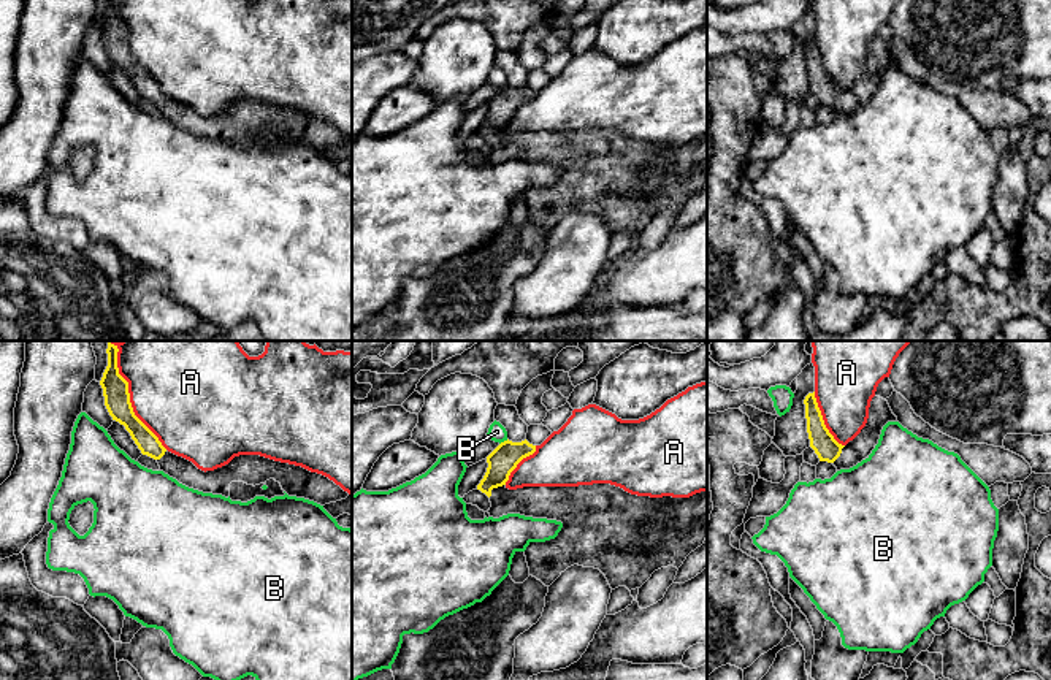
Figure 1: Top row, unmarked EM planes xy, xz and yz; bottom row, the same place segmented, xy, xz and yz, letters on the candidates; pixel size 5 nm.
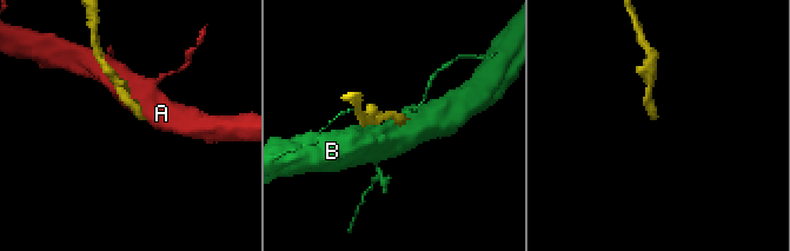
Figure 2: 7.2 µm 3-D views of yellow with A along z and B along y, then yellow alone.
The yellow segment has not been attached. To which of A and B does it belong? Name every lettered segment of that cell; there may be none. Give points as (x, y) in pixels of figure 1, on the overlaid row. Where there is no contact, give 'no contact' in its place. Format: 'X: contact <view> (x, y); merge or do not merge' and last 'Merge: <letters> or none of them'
A: contact xy (129, 395); do not merge
B: contact xz (504, 441); do not merge
Merge: none of them

